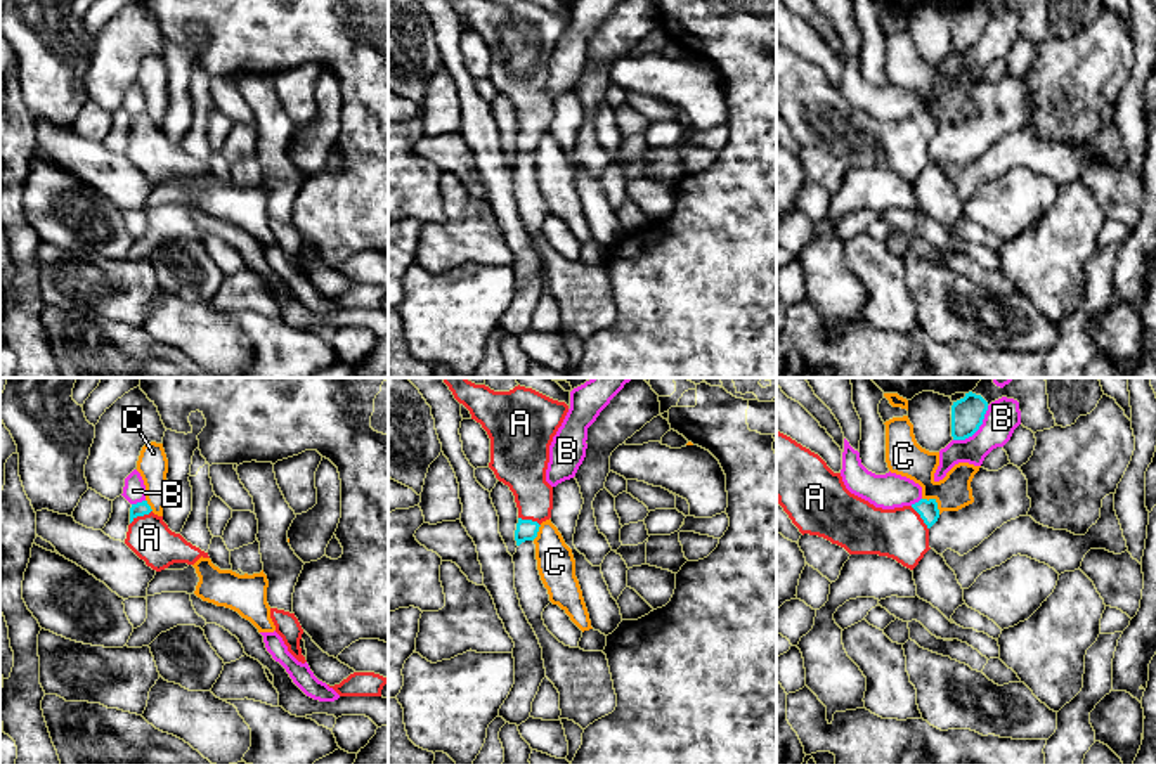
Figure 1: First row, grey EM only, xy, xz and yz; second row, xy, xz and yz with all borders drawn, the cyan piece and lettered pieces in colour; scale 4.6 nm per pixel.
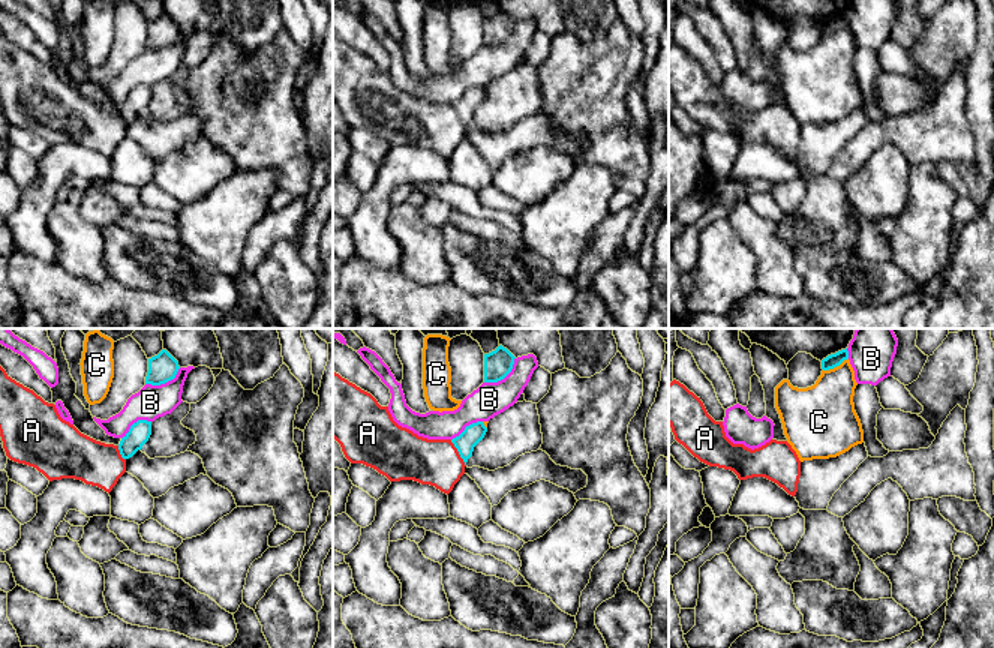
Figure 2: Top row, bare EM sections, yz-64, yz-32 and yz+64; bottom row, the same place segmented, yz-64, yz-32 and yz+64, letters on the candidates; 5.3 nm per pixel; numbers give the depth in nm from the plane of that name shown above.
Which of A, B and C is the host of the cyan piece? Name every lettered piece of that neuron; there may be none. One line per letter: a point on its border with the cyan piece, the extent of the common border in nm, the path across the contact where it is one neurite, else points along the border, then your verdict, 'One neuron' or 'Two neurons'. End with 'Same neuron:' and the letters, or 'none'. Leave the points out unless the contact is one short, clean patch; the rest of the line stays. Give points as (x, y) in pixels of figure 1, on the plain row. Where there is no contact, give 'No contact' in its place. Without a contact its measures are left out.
A: Touches cyan at xy (141, 127). Shared border 120 nm. Path across: xy (142, 120), (141, 127), (149, 149). One neuron
B: Touches cyan at yz (976, 42). Shared border 240 nm. Two neurons
C: Touches cyan at yz (935, 113). Shared border 120 nm. Two neurons
Same neuron: A

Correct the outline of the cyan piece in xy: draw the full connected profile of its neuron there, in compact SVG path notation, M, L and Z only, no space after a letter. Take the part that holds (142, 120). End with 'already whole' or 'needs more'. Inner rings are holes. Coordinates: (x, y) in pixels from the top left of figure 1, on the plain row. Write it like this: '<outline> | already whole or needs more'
M147 113L132 116L125 156L156 184L173 175L194 177L201 168L210 170L180 146L172 144L163 128L153 125Z | needs more

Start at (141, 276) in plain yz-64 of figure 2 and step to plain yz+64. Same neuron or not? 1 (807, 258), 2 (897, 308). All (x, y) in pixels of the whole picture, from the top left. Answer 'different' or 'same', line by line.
1: same
2: different

